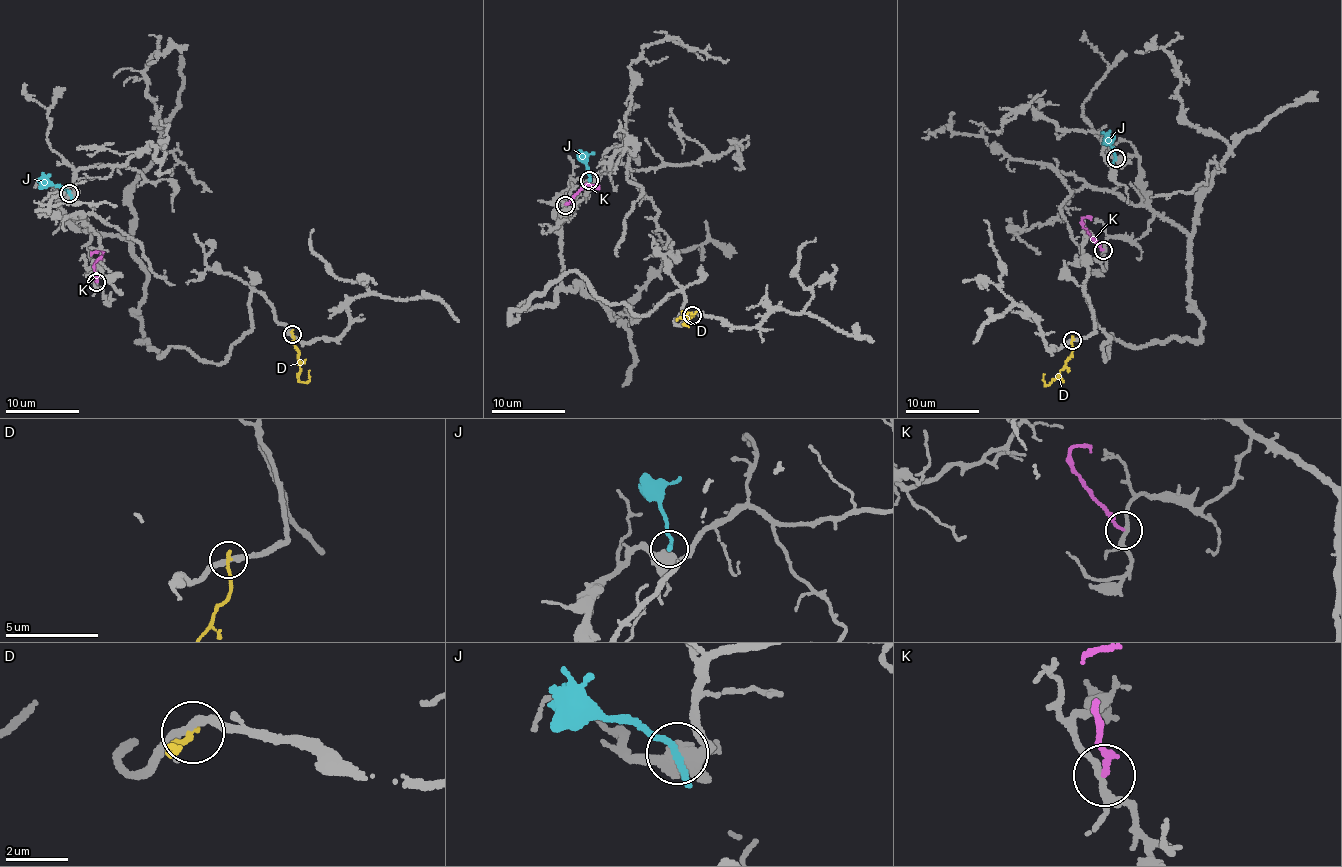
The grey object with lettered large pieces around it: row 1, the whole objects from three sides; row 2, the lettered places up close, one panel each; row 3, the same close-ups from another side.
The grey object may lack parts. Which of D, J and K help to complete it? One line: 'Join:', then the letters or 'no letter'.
Join: no letter

